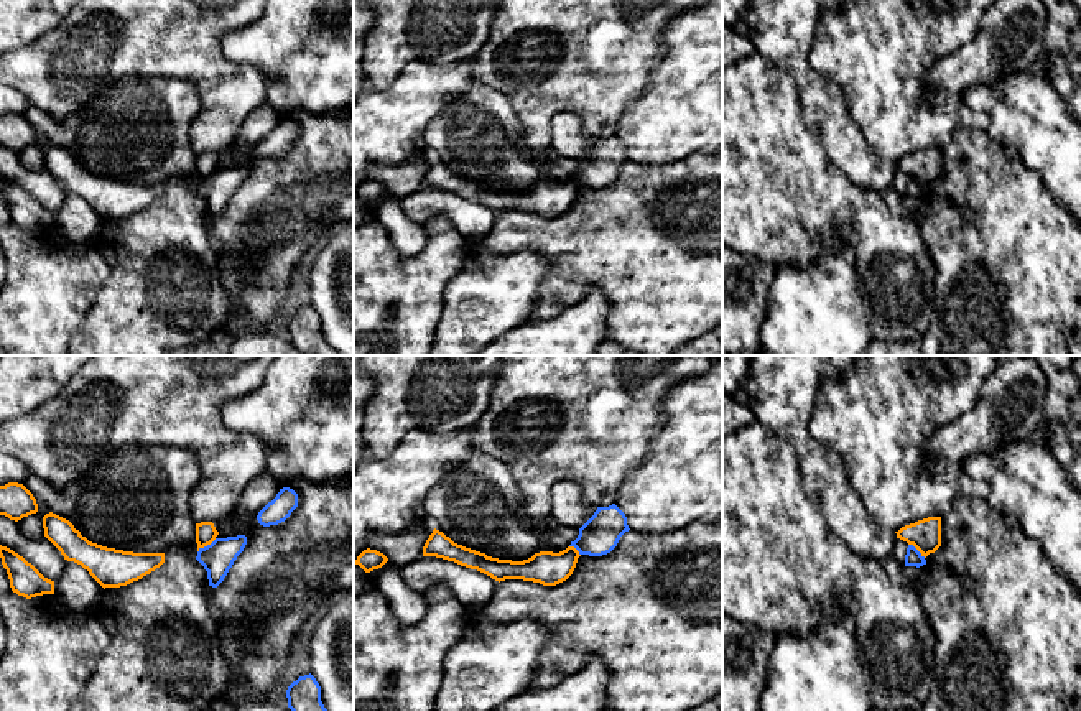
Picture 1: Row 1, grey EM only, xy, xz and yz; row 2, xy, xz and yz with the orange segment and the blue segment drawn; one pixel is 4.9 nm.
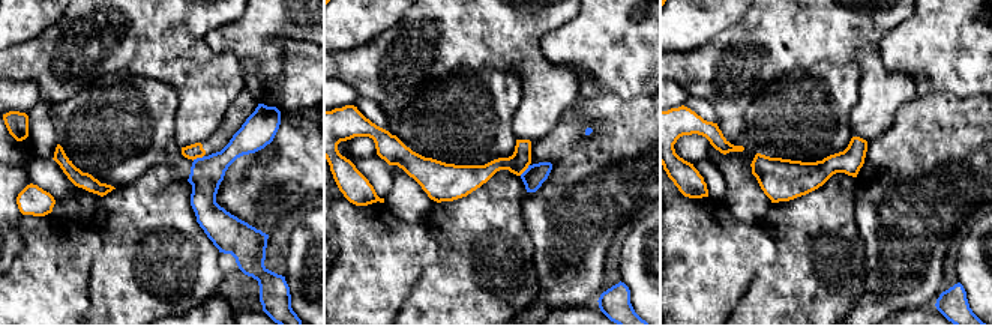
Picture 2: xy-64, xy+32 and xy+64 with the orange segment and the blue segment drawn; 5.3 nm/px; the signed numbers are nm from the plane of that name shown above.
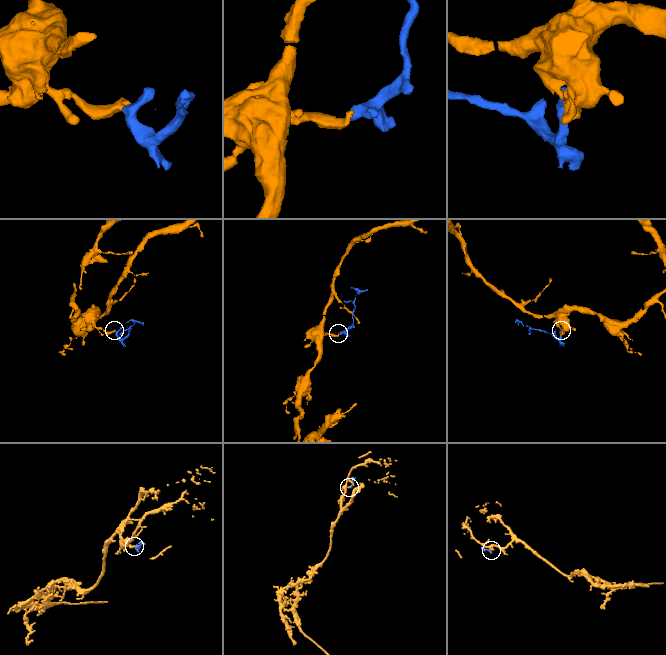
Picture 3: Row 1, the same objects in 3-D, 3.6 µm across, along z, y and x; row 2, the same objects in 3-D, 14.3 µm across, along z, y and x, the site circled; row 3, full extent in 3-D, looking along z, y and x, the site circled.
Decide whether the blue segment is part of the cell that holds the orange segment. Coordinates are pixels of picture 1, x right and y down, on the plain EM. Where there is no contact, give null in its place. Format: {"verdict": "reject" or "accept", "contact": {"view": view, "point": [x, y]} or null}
{"verdict": "reject", "contact": {"view": "xy", "point": [206, 176]}}

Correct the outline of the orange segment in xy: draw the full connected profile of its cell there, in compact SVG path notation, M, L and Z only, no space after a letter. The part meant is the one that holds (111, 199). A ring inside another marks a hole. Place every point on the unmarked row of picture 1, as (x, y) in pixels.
M53 143L43 148L43 160L64 191L81 196L104 221L138 212L165 194L165 184L133 184L92 174Z

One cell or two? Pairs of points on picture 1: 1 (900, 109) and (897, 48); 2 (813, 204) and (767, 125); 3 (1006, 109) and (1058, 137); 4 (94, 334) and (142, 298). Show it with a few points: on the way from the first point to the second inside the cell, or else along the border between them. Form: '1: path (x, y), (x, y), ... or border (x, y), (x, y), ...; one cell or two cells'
1: path (894, 94), (894, 63); one cell
2: path (793, 185), (767, 158), (767, 145); one cell
3: path (1019, 109), (1045, 134); one cell
4: path (106, 334), (130, 310); one cell

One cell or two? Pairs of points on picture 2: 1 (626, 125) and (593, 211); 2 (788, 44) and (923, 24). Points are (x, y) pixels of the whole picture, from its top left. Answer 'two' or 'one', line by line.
1: one
2: two

